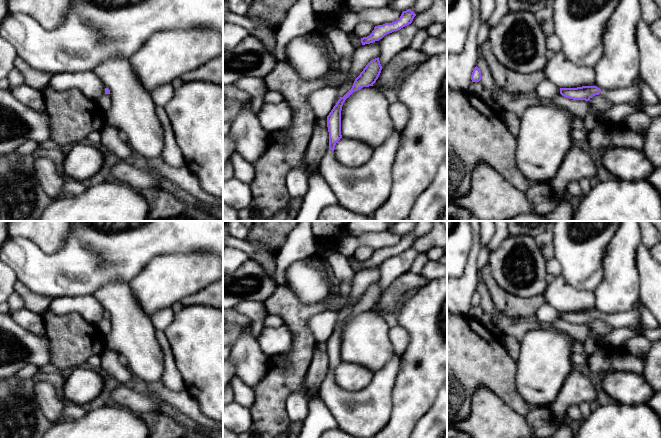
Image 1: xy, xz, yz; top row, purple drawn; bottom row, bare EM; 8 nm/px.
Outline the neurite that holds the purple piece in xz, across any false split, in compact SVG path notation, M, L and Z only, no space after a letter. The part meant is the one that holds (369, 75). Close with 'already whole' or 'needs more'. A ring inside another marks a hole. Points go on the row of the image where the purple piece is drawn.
M379 57L371 60L355 79L352 88L340 97L327 116L329 150L319 164L319 172L334 193L338 204L361 215L373 216L391 193L391 168L400 146L401 132L393 134L374 149L370 161L360 167L341 165L334 155L341 135L341 110L345 100L363 87L373 86L382 66Z; needs more

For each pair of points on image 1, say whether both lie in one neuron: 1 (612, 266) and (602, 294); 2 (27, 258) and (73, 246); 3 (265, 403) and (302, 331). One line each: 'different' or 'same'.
1: same
2: same
3: same

